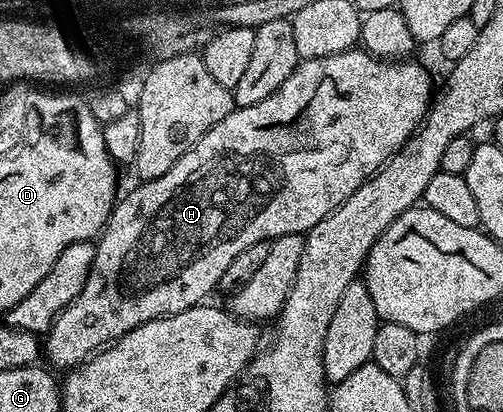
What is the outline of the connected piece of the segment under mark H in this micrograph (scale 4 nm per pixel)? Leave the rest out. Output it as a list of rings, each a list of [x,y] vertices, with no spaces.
[[[356,47],[346,49],[344,53],[337,55],[325,55],[308,61],[300,60],[293,75],[289,75],[289,79],[285,79],[285,83],[281,83],[281,87],[277,87],[277,91],[273,91],[269,99],[261,99],[261,103],[253,103],[253,107],[236,107],[229,115],[225,115],[225,119],[221,119],[221,123],[217,123],[208,133],[201,135],[199,142],[189,151],[185,151],[185,155],[181,155],[181,159],[177,159],[177,163],[173,163],[173,167],[165,171],[165,175],[136,184],[137,187],[132,193],[127,193],[124,197],[122,194],[118,198],[98,238],[93,267],[89,271],[89,279],[85,279],[85,287],[81,287],[81,295],[77,295],[77,299],[69,303],[69,307],[59,312],[58,319],[45,334],[45,357],[52,361],[50,364],[56,370],[70,371],[76,365],[83,364],[96,351],[133,331],[133,327],[141,327],[141,323],[149,323],[153,319],[177,315],[189,307],[206,302],[210,298],[207,296],[218,290],[221,275],[225,275],[225,267],[229,267],[229,263],[233,263],[233,259],[237,259],[241,251],[262,241],[270,243],[277,237],[294,233],[305,235],[317,223],[321,223],[321,219],[325,219],[334,209],[341,207],[341,203],[345,203],[345,199],[349,199],[349,195],[353,195],[357,187],[361,187],[372,175],[378,173],[387,164],[387,160],[399,152],[412,133],[418,130],[423,118],[427,116],[432,100],[431,77],[415,59],[380,59]]]

